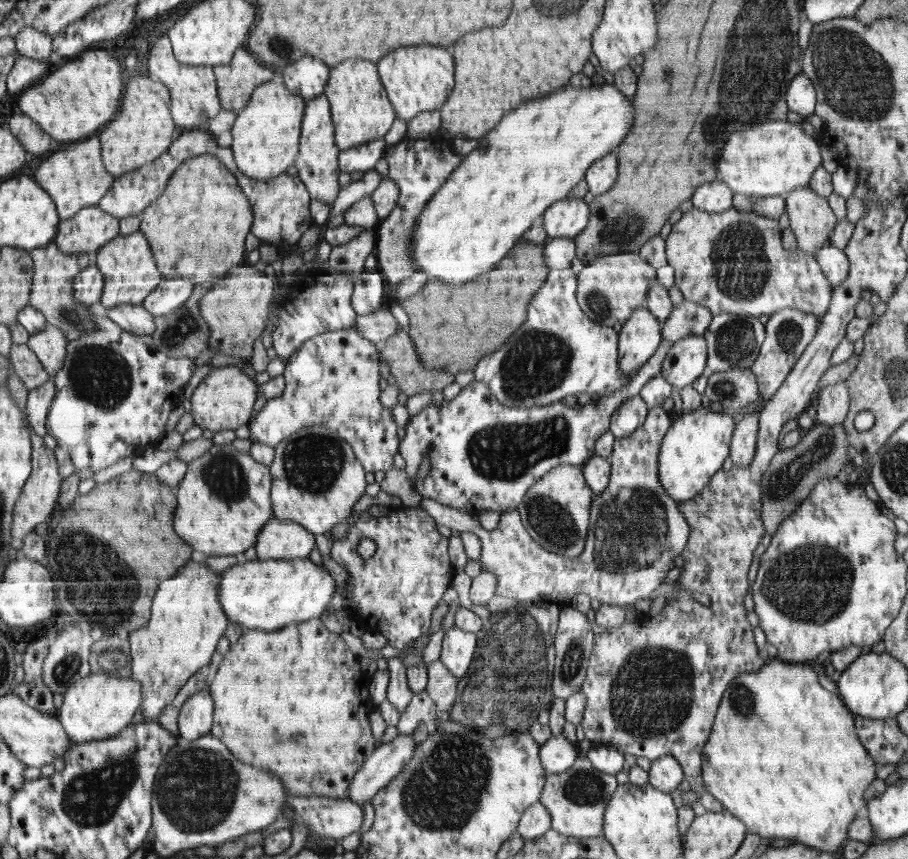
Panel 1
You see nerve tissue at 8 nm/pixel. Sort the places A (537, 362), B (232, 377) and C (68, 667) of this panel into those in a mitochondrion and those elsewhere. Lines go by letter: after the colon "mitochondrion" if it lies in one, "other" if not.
A: mitochondrion
B: other
C: mitochondrion

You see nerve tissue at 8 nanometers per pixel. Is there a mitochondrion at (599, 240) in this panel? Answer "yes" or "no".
yes

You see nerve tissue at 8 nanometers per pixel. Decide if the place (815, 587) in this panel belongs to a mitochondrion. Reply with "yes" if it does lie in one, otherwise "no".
yes

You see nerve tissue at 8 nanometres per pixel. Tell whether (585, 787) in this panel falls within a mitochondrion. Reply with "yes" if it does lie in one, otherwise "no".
yes

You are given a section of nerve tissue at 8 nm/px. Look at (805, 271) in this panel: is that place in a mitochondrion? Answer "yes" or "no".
no

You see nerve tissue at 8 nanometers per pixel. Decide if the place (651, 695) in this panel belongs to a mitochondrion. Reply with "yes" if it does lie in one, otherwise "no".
yes

